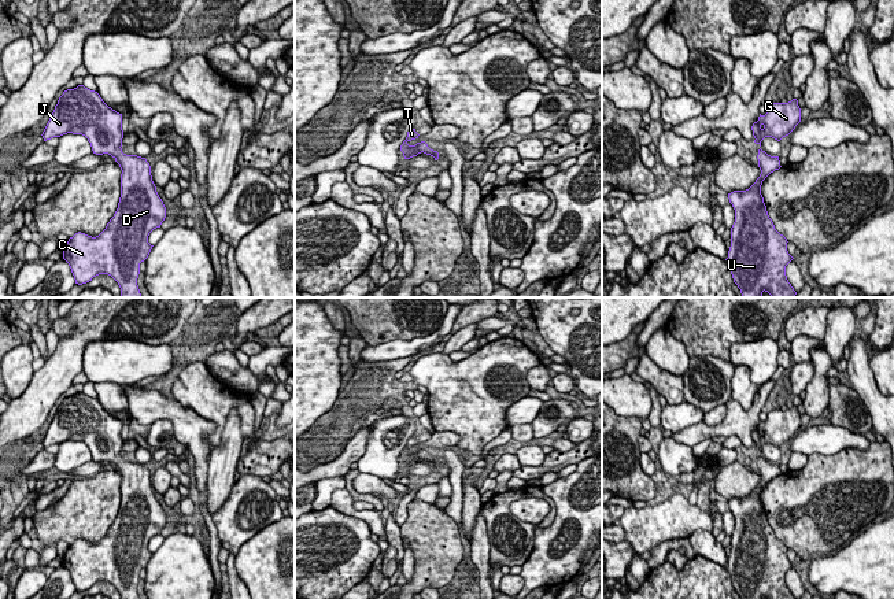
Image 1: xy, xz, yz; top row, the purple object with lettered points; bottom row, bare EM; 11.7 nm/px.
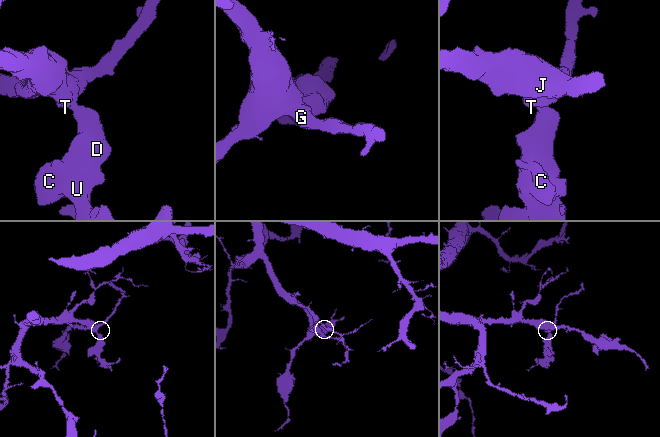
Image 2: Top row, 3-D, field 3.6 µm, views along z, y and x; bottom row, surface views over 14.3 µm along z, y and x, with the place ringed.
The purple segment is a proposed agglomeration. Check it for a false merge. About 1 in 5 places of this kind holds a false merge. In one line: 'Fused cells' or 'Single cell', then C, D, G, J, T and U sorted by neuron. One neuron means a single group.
Single cell. Groups: C D G J T U

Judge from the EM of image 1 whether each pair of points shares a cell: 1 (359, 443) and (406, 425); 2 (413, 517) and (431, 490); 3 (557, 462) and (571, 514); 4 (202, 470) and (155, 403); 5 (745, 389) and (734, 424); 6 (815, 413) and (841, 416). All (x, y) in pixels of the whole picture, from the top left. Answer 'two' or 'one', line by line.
1: two
2: two
3: two
4: one
5: two
6: two

